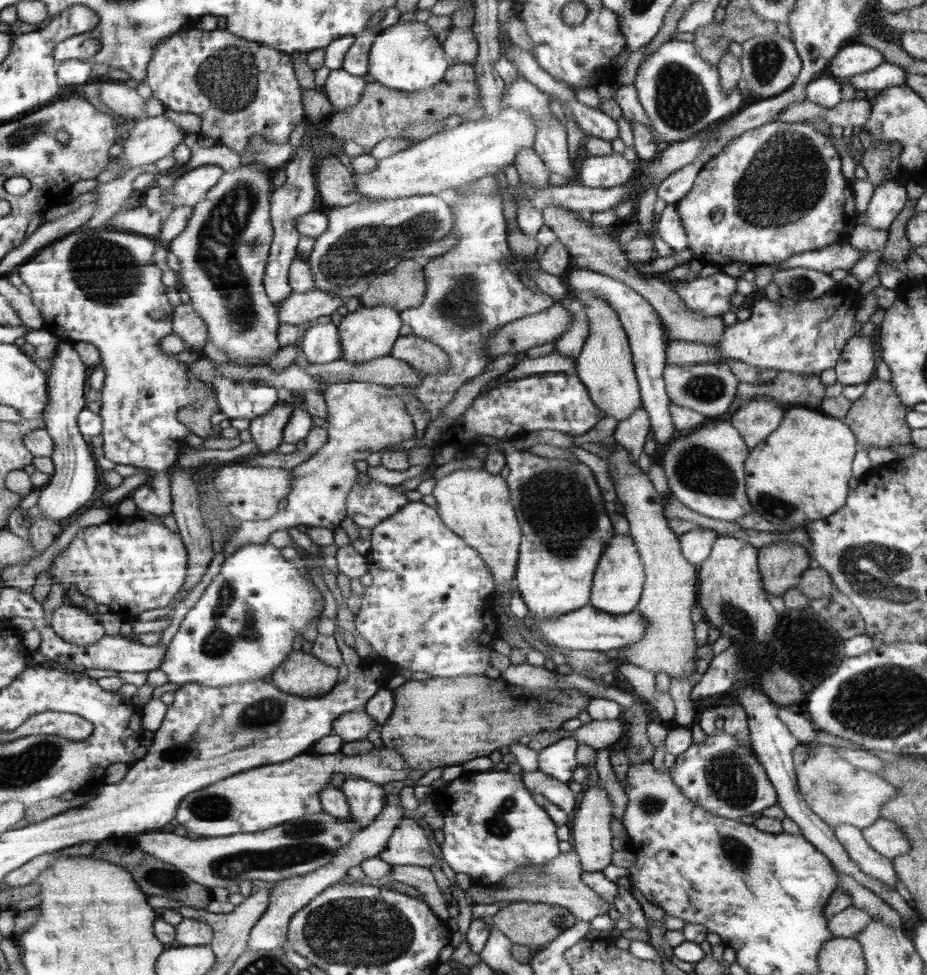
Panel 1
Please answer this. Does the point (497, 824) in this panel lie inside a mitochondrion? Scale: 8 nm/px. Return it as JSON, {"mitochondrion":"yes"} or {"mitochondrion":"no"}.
{"mitochondrion":"yes"}

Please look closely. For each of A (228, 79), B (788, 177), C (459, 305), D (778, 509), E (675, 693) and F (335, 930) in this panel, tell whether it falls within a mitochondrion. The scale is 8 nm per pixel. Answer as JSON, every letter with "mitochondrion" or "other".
{"A":"mitochondrion","B":"mitochondrion","C":"mitochondrion","D":"mitochondrion","E":"other","F":"mitochondrion"}

